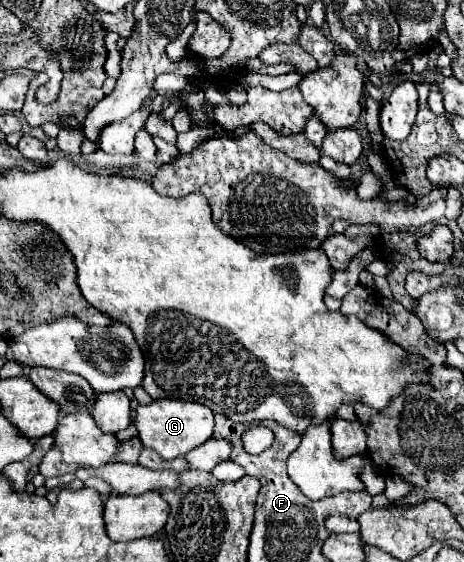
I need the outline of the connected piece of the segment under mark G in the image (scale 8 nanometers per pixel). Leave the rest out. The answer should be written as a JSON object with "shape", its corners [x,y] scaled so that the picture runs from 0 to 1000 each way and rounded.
{"shape":[[[349,708],[349,712],[332,712],[319,722],[297,722],[293,733],[297,733],[293,737],[297,779],[306,783],[310,797],[323,797],[323,801],[341,804],[353,819],[371,819],[379,811],[405,808],[422,794],[440,790],[461,769],[461,737],[457,737],[457,730],[427,719],[427,715]]]}

